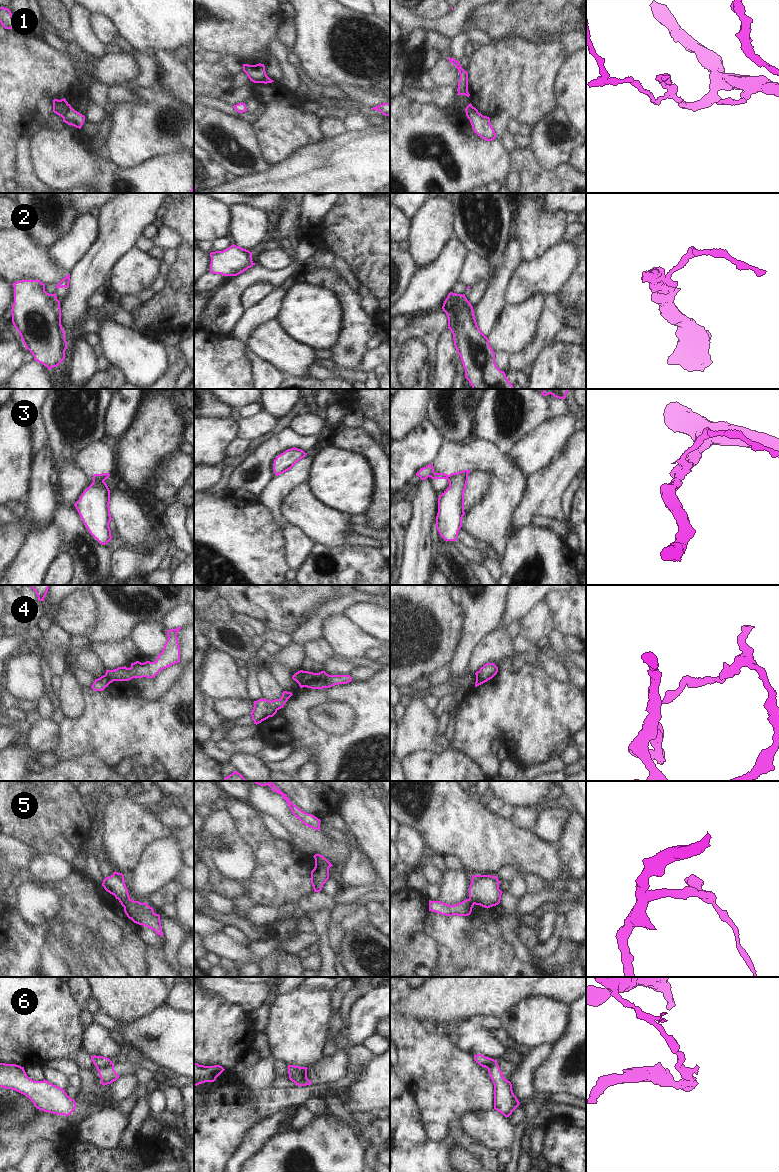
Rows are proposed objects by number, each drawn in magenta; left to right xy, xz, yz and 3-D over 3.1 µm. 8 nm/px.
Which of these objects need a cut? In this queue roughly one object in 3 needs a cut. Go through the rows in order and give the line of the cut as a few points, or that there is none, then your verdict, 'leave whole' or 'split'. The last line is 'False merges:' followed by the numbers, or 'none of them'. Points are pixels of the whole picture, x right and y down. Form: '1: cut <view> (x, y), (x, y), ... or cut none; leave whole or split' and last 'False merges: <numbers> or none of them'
1: cut xy (70, 106), (62, 117); split
2: cut xz (254, 263), (248, 267); split
3: cut yz (450, 475), (449, 483); split
4: cut xz (304, 671), (298, 683); split
5: cut xz (315, 860), (321, 861), (329, 867); split
6: cut xy (112, 1063), (103, 1066), (99, 1071); split
False merges: 1, 2, 3, 4, 5, 6

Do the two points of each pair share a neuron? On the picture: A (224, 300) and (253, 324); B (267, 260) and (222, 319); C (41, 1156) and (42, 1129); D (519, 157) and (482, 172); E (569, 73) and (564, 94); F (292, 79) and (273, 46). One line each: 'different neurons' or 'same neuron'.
A: different neurons
B: different neurons
C: different neurons
D: different neurons
E: same neuron
F: same neuron

